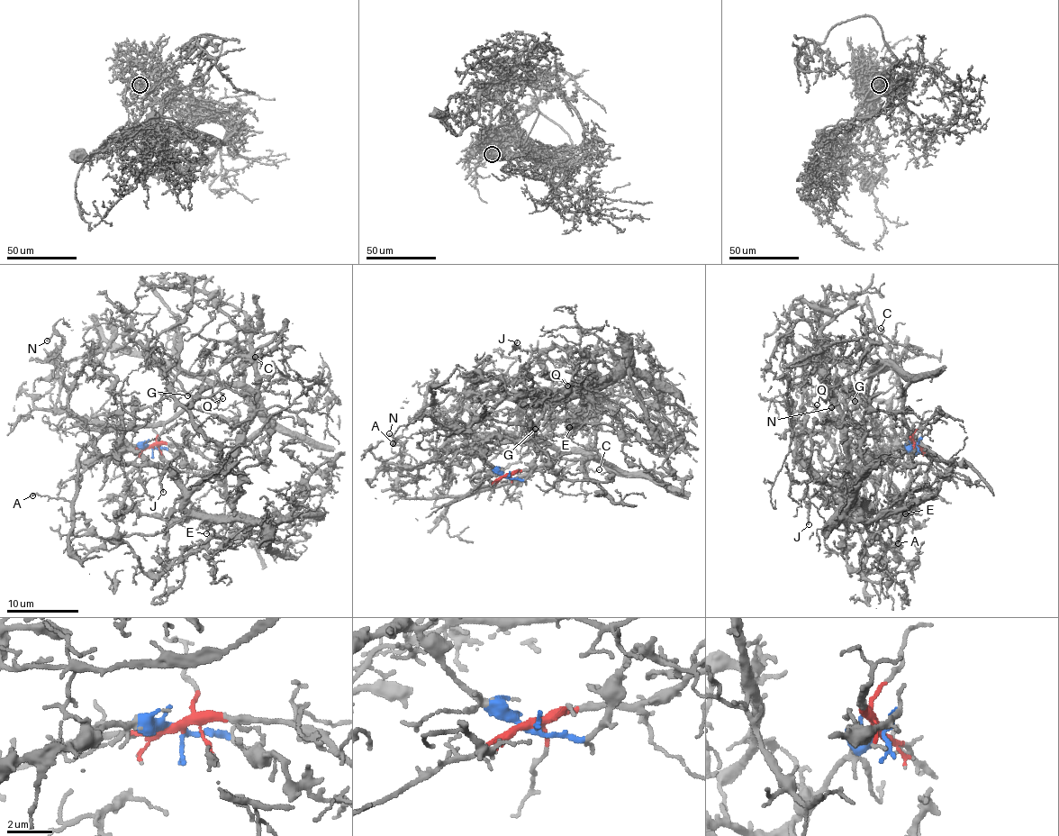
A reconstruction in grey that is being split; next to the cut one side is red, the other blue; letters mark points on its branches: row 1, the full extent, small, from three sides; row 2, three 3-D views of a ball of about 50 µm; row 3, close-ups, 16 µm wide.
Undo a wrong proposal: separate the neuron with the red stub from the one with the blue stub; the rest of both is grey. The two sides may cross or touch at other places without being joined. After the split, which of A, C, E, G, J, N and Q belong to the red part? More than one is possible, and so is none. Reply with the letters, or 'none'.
A, C, G, N

